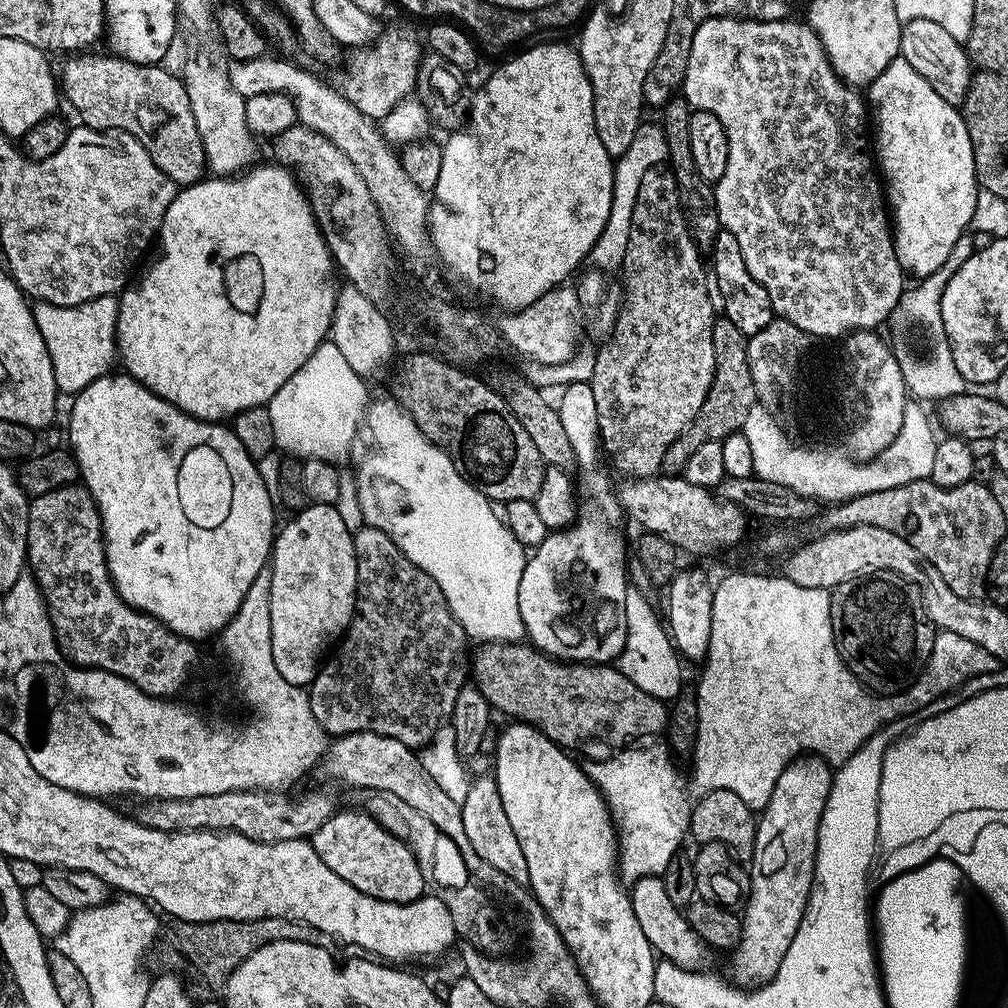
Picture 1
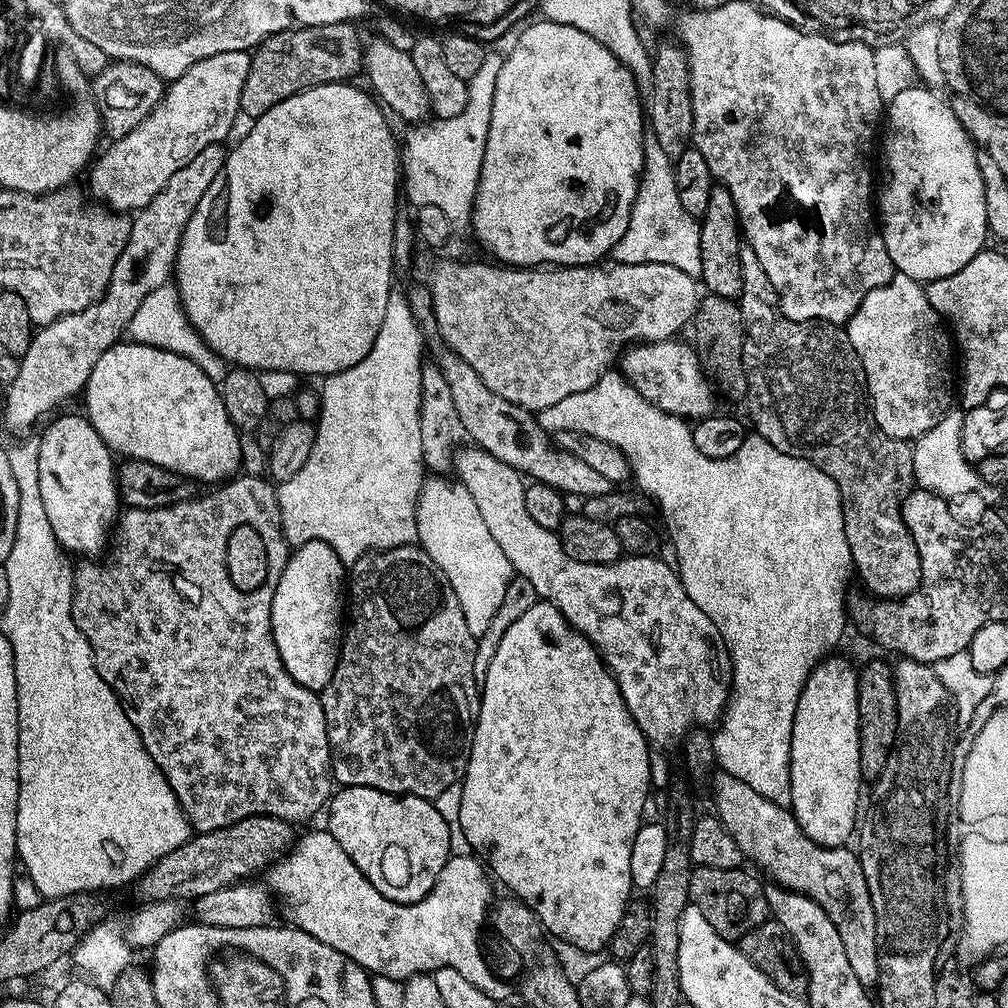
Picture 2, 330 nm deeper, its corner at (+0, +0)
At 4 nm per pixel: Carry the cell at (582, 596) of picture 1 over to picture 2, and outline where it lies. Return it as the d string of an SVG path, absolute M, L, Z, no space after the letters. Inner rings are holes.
M538 602L518 618L502 634L498 650L490 658L486 678L480 688L480 713L476 715L476 729L472 735L472 749L468 759L468 768L462 777L462 806L460 807L460 829L464 835L463 843L481 861L486 862L489 873L496 872L495 879L509 888L511 895L524 903L540 920L549 937L557 936L584 952L596 952L607 949L614 930L622 922L622 914L628 909L633 895L632 875L630 874L630 846L634 846L634 834L638 834L645 819L644 803L652 788L650 778L650 745L642 730L634 722L616 680L612 677L604 661L600 659L596 647L581 632L569 624L558 609L547 602Z

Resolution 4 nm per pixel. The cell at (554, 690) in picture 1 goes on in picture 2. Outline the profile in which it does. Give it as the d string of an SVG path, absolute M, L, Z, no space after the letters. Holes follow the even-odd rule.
M723 770L717 771L711 777L710 785L712 784L712 804L714 814L722 822L722 826L726 826L726 830L734 838L734 842L738 842L738 846L743 850L745 857L749 861L753 860L766 875L769 876L773 885L781 888L788 888L792 892L802 894L806 898L810 898L814 902L818 902L818 906L822 906L822 910L826 910L826 914L830 918L830 922L834 922L835 928L838 929L838 934L842 938L842 946L846 946L846 958L850 962L850 967L854 970L854 975L858 978L858 982L862 982L865 988L872 990L880 983L880 967L878 966L878 946L876 945L876 919L874 918L874 902L870 902L870 886L866 886L866 874L862 874L862 866L860 865L860 857L855 851L851 852L851 847L845 846L842 848L823 848L821 844L814 843L810 838L806 838L806 834L802 830L802 826L798 826L795 816L783 804L775 804L770 802L768 798L762 798L762 794L758 794L756 790L746 786L746 782L742 782L738 778L734 778L734 774Z

